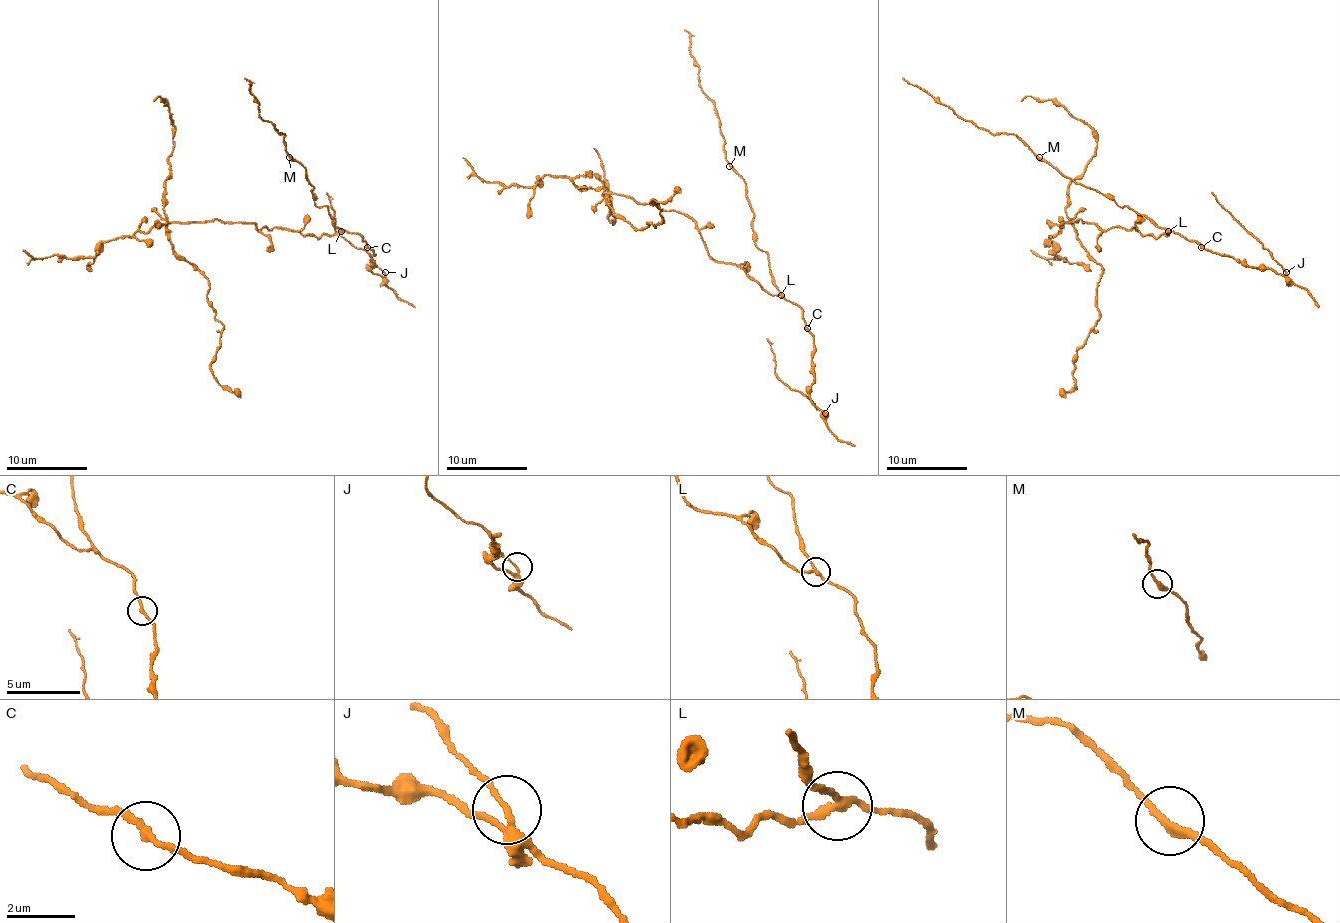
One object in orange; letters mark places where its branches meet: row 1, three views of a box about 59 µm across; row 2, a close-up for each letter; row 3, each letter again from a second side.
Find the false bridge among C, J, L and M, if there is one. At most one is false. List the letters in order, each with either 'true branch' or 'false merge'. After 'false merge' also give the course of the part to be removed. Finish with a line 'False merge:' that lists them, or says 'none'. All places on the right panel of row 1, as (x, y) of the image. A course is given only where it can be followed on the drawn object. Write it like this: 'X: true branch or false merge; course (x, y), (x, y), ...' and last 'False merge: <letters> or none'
C: true branch
J: true branch
L: false merge; course (1168, 232), (1156, 238), (1134, 228), (1069, 222), (1101, 266), (1099, 317), (1077, 351), (1075, 386), (1059, 390)
M: true branch
False merge: L

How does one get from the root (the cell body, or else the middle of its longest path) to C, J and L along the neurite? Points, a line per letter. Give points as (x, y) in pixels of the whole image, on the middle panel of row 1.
C: (733, 265), (740, 265), (772, 295), (782, 295), (792, 301), (802, 311), (806, 328)
J: (733, 265), (740, 265), (772, 295), (782, 295), (802, 311), (802, 320), (814, 340), (810, 401), (825, 413)
L: (733, 265), (740, 265), (772, 295), (780, 295)

